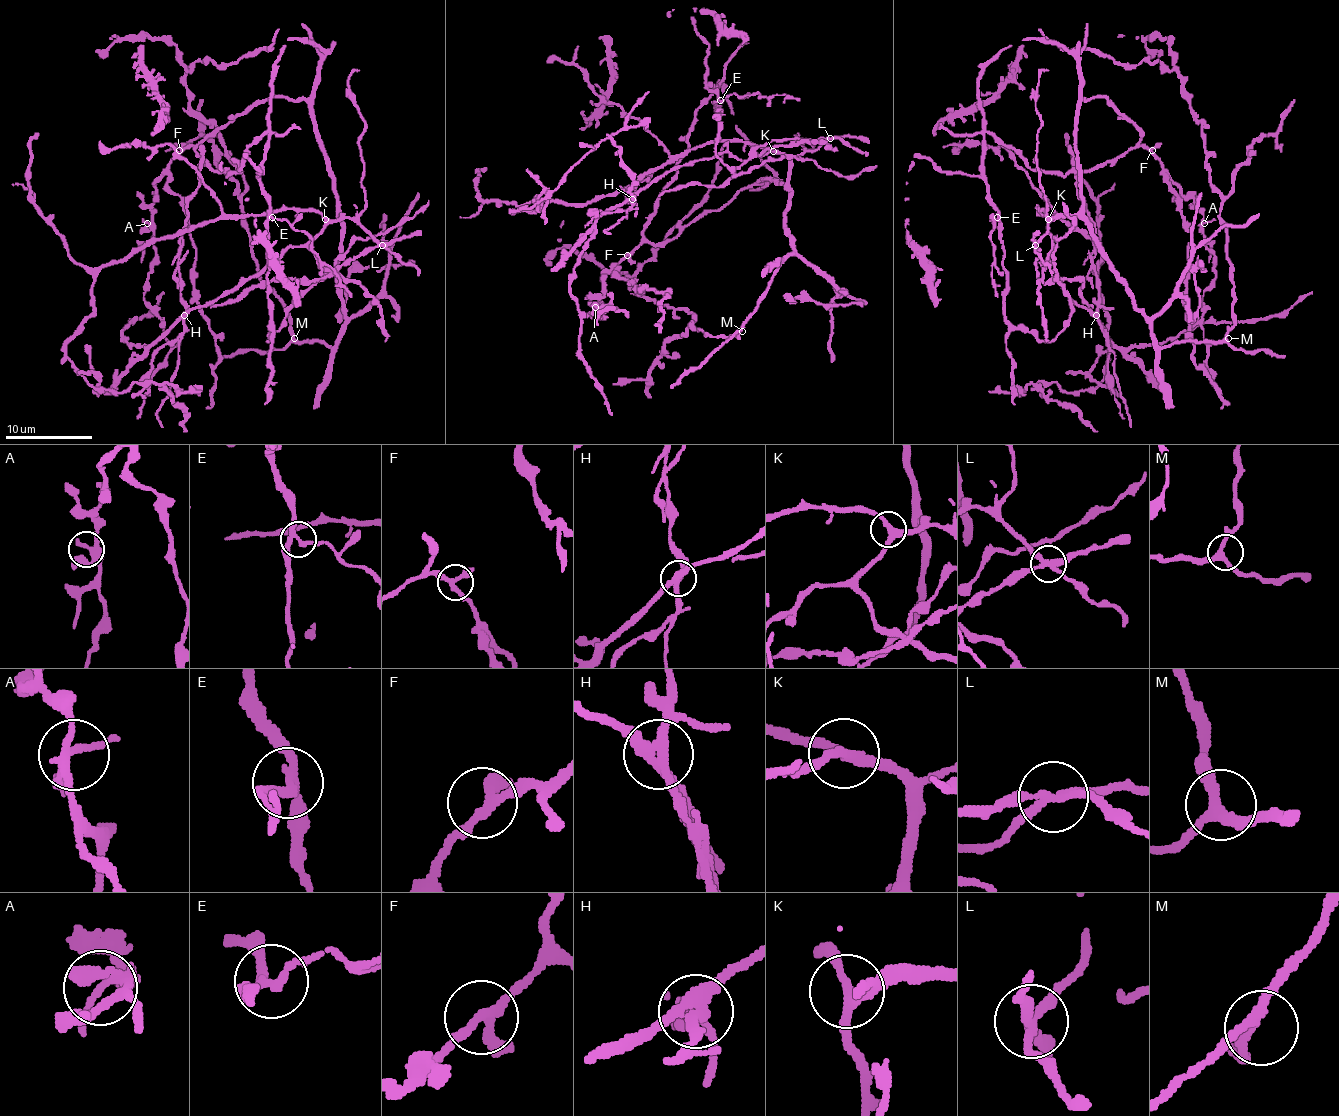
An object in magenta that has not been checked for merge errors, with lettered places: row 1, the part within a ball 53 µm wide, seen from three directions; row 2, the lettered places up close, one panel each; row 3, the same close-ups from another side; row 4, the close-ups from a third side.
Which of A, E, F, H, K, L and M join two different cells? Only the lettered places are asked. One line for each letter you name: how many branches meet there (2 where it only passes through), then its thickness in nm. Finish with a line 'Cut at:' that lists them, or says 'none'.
E: Branches: 3. Thickness 220 nm
H: Branches: 4. Thickness 320 nm
L: Branches: 4. Thickness 240 nm
Cut at: E, H, L

